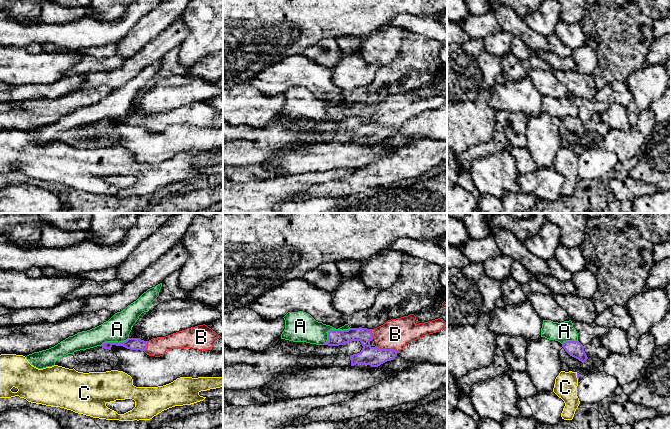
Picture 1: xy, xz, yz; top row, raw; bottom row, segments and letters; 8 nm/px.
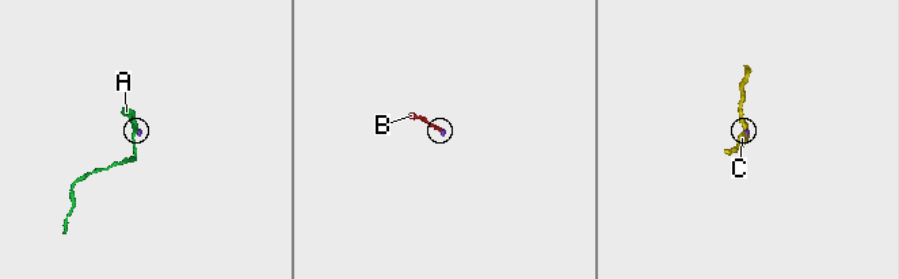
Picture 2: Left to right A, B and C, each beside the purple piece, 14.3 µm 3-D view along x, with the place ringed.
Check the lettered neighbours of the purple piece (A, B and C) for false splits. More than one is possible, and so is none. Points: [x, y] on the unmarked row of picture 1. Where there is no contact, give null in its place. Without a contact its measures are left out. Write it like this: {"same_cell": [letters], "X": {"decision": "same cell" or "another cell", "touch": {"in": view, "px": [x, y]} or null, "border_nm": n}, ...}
{"same_cell": ["B"], "A": {"decision": "another cell", "touch": {"in": "xz", "px": [332, 106]}, "border_nm": 260}, "B": {"decision": "same cell", "touch": {"in": "xz", "px": [387, 125]}, "border_nm": 180}, "C": {"decision": "another cell", "touch": {"in": "yz", "px": [577, 152]}, "border_nm": 50}}

